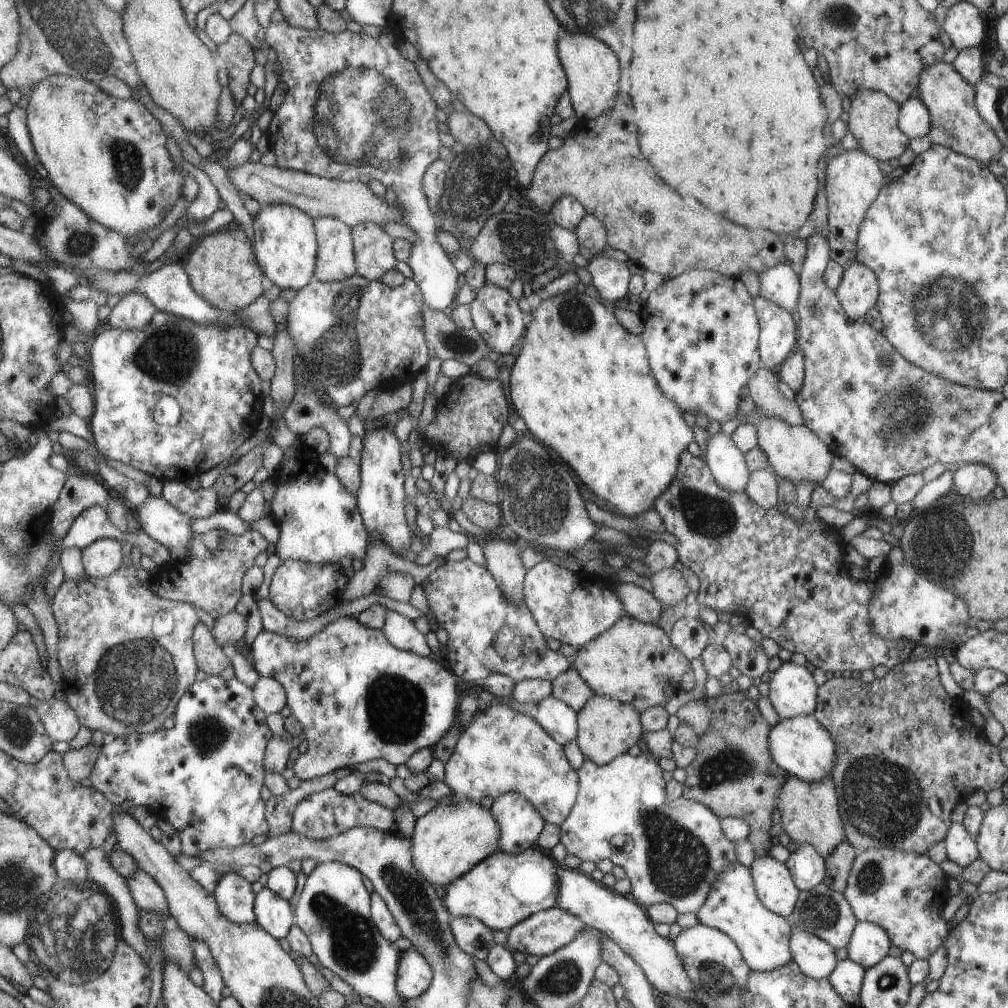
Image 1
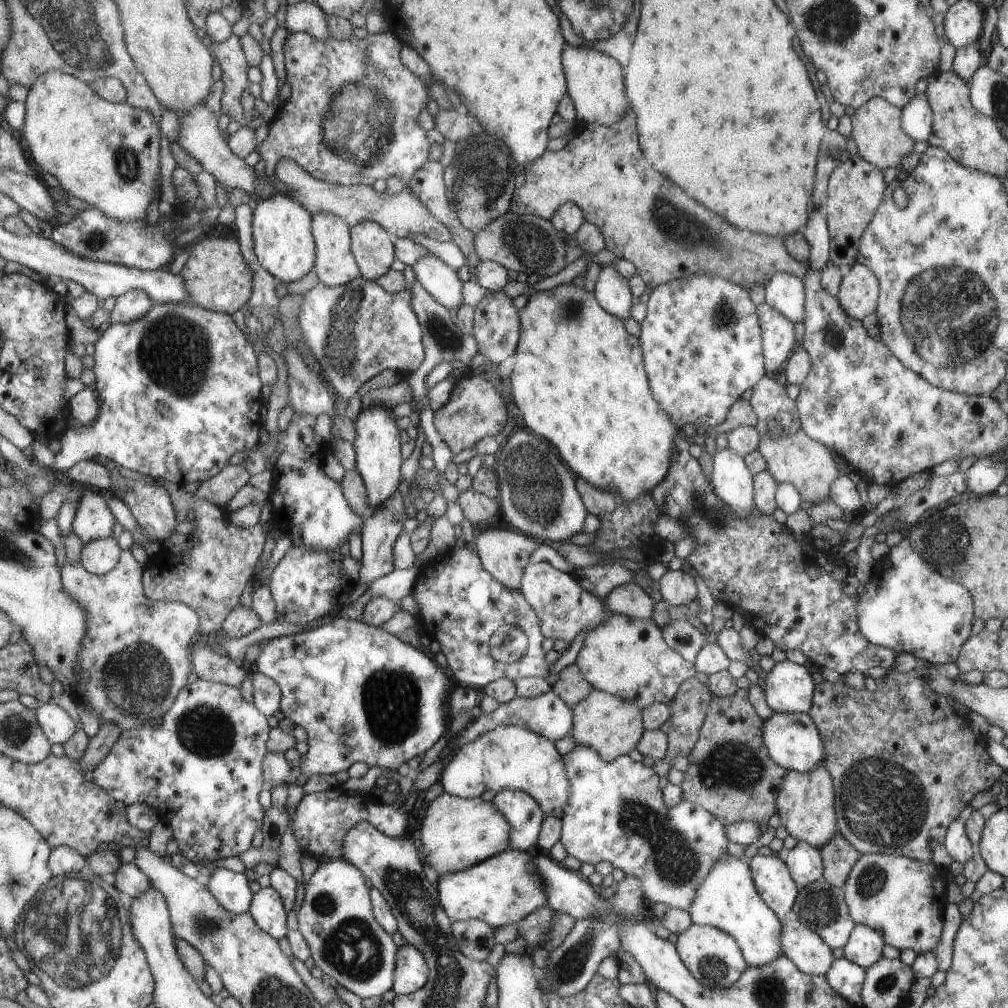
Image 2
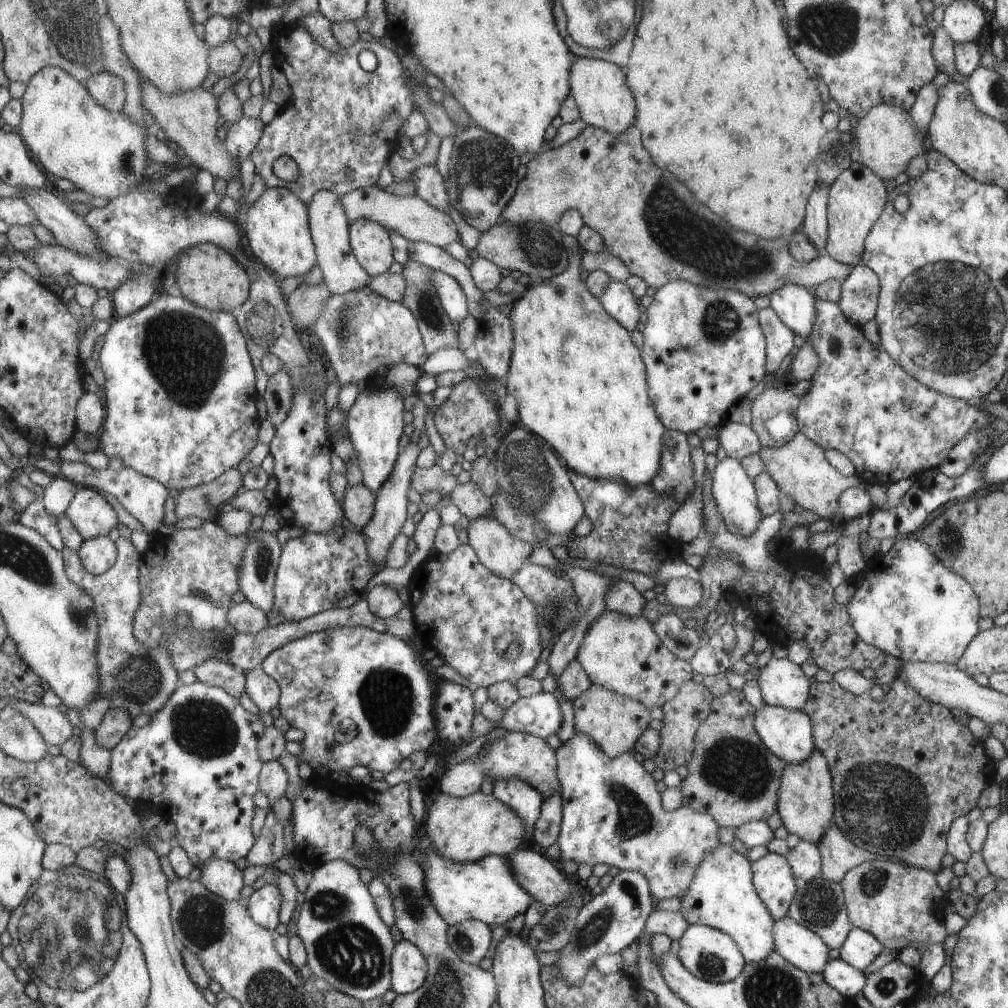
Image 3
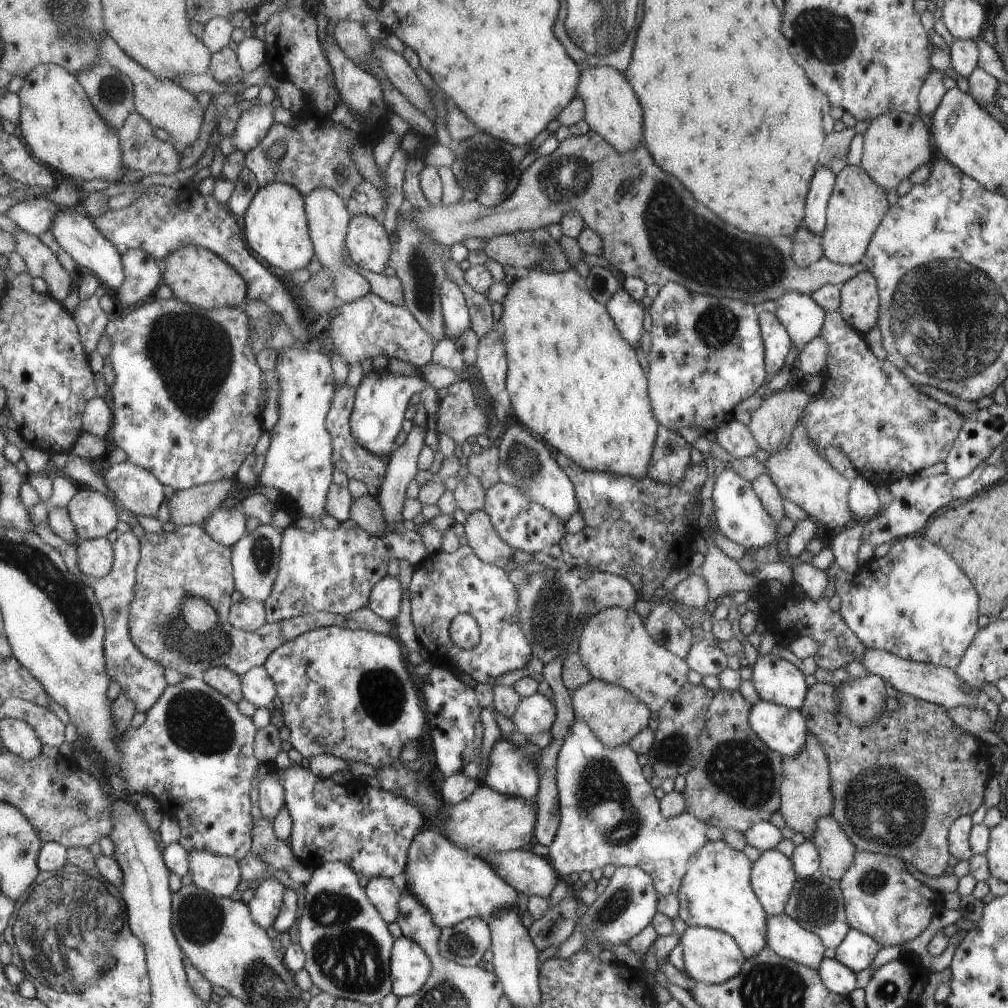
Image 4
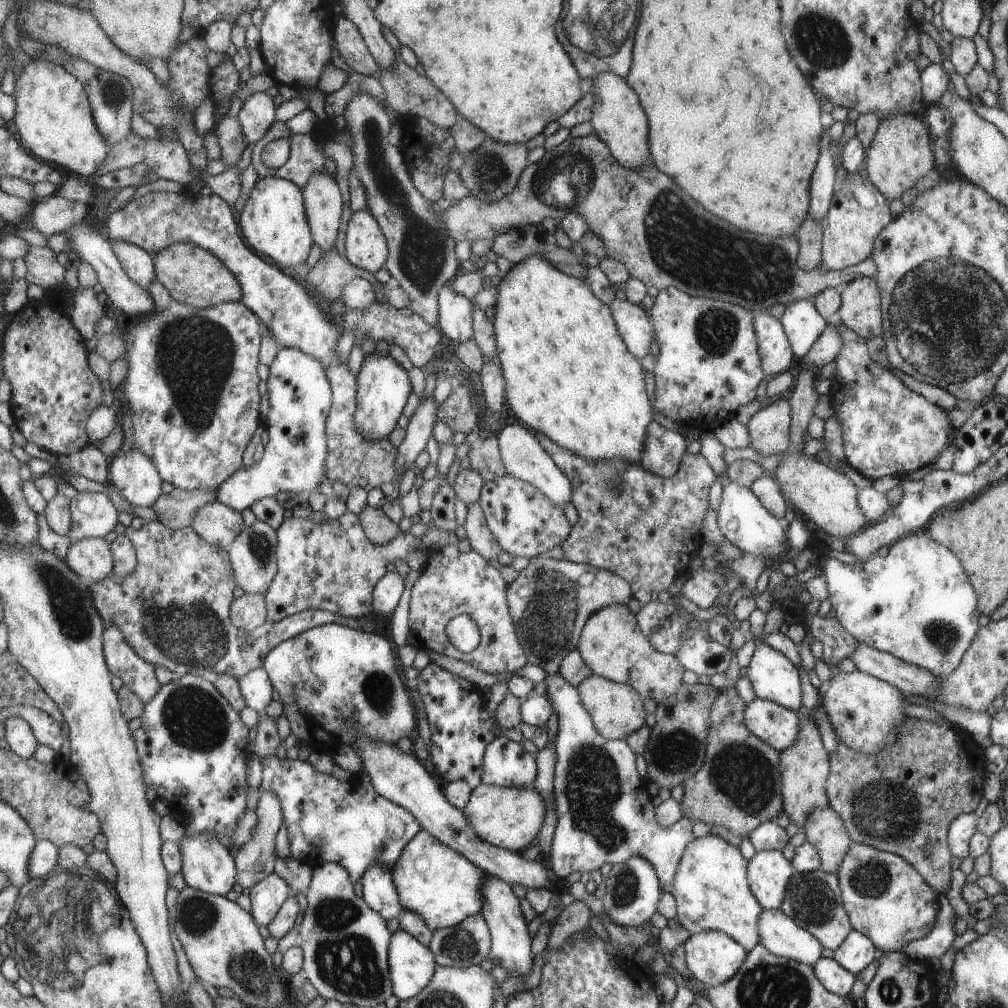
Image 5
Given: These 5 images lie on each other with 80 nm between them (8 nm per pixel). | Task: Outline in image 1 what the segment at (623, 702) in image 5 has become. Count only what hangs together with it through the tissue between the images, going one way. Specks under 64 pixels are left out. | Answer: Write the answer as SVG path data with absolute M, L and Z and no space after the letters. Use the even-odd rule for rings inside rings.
M591 695L591 698L585 701L585 704L576 712L576 717L577 730L573 742L578 745L584 758L591 759L598 765L609 763L615 756L625 753L625 750L629 750L633 744L637 744L637 740L644 734L644 730L641 730L641 724L639 724L639 714L631 704L620 703L603 695Z

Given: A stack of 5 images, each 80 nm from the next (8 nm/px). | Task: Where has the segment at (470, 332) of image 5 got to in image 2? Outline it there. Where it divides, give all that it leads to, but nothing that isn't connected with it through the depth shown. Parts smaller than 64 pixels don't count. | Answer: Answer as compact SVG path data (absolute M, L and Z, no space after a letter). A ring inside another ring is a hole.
M432 254L414 264L418 282L448 309L457 312L464 304L463 282L457 269Z

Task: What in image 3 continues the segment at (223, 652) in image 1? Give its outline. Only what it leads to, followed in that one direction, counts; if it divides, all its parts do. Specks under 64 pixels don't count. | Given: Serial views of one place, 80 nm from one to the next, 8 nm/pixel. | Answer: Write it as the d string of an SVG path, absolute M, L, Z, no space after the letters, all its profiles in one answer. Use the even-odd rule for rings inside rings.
M222 660L203 661L194 670L198 680L212 687L219 687L241 698L246 692L246 673Z

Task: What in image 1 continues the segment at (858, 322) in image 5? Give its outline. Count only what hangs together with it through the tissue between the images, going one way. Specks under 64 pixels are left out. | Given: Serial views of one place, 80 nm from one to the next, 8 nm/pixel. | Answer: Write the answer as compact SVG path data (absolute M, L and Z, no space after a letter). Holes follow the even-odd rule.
M854 262L844 267L834 292L848 317L863 317L875 304L875 300L878 300L877 281L877 274L867 265Z

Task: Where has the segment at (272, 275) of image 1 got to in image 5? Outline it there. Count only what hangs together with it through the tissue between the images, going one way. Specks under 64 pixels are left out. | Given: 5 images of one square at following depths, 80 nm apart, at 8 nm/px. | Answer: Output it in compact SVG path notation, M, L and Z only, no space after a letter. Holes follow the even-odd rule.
M281 177L259 178L240 214L241 231L251 248L272 258L285 268L293 268L309 258L314 236L306 213L304 190Z

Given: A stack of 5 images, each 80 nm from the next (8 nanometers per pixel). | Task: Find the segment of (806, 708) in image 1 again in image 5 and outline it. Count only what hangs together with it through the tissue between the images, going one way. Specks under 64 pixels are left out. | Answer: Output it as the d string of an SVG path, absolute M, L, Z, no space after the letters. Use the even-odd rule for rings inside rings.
M759 642L746 667L754 696L792 711L799 710L801 682L795 666L781 652Z

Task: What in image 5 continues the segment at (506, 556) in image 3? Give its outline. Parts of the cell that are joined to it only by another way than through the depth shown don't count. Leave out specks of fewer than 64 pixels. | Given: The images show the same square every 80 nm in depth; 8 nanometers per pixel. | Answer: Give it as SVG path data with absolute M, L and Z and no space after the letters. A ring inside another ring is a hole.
M480 501L467 506L467 509L467 517L462 527L462 534L467 537L472 549L481 554L481 556L487 559L497 558L504 550L489 526Z

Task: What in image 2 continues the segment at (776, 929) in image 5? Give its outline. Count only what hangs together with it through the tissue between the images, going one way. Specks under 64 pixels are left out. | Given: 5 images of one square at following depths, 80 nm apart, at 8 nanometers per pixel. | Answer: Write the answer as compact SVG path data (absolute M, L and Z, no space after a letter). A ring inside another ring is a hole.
M783 921L780 944L782 954L798 967L799 972L824 975L834 962L830 945L801 921Z

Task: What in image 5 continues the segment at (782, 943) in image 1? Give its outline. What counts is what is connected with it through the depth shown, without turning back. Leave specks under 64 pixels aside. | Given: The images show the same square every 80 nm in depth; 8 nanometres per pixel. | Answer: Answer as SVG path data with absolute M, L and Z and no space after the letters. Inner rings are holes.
M711 833L691 839L669 892L676 904L677 921L683 929L690 933L702 930L727 933L748 951L757 946L760 939L758 920L763 908L746 883L748 861L739 852L739 848Z

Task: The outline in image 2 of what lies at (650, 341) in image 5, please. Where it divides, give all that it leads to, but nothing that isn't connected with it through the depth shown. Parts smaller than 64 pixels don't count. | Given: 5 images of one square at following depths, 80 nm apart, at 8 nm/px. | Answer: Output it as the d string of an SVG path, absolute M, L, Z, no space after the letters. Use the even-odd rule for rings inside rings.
M611 264L600 267L592 292L608 313L625 320L631 318L629 308L636 299L630 293L629 280L620 276L613 267Z

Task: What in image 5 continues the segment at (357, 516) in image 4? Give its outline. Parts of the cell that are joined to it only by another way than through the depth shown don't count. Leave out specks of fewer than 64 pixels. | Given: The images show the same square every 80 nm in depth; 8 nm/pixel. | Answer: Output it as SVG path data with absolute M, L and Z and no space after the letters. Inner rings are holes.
M367 506L359 516L367 536L378 545L388 545L402 533L401 528L393 520L389 520L381 508Z

